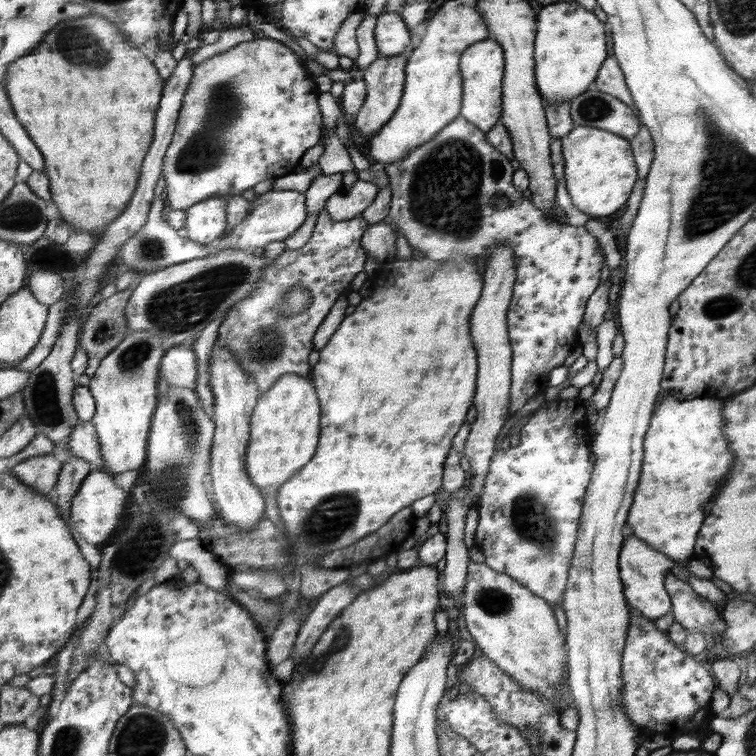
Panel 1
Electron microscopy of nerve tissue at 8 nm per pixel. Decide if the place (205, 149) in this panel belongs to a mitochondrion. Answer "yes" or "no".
yes

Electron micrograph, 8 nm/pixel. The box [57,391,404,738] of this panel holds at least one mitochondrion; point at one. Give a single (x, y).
(131, 561)

